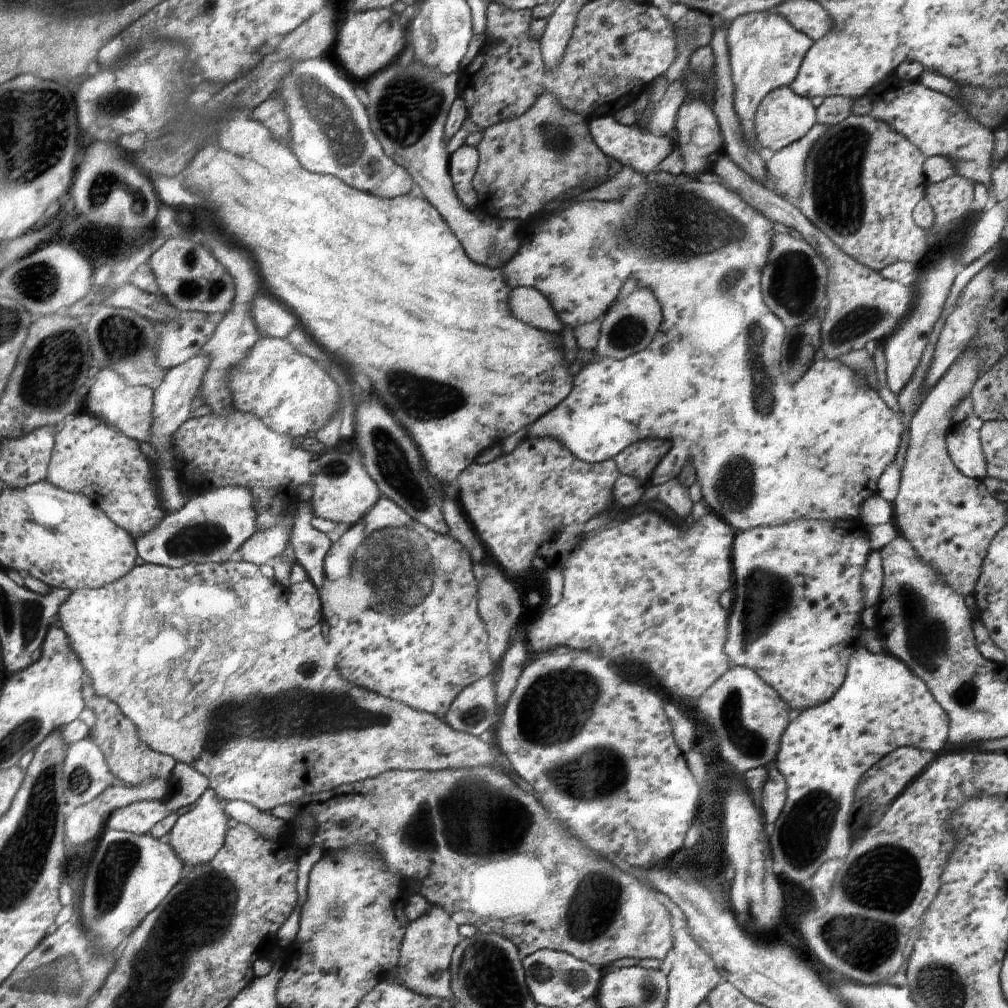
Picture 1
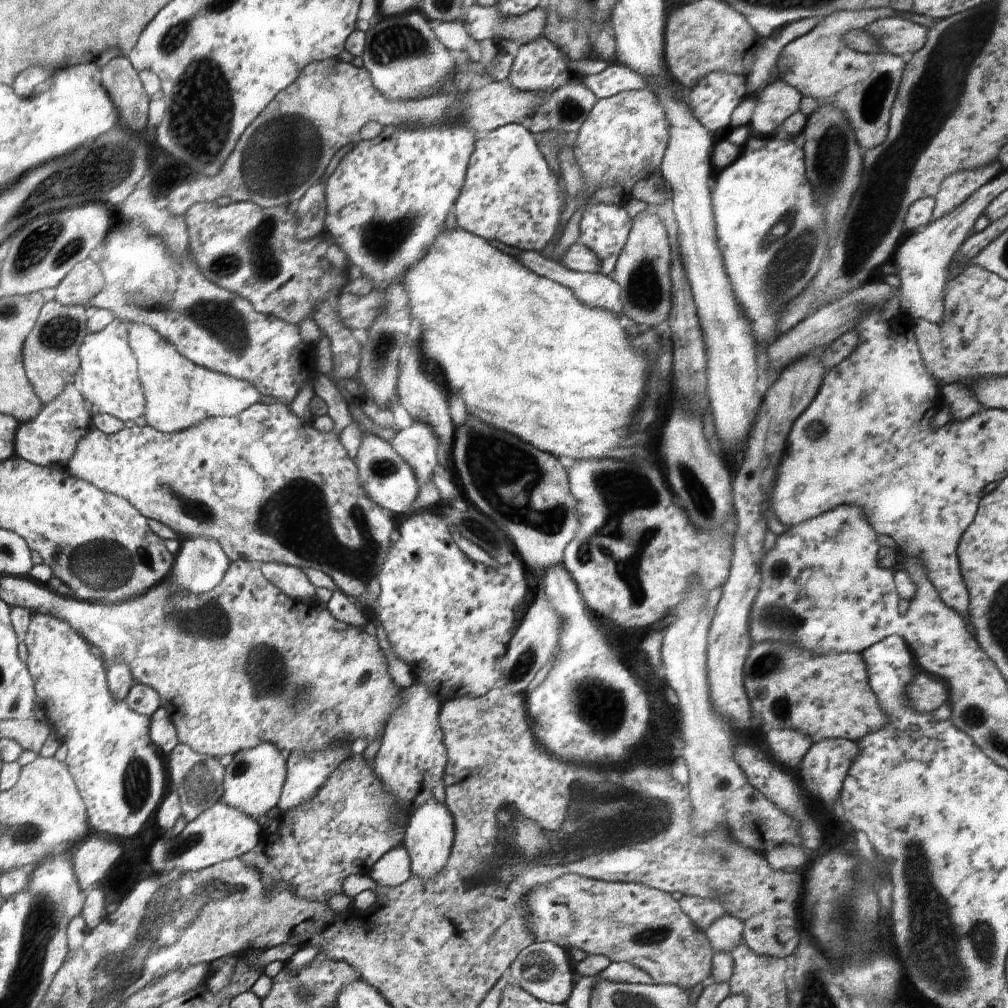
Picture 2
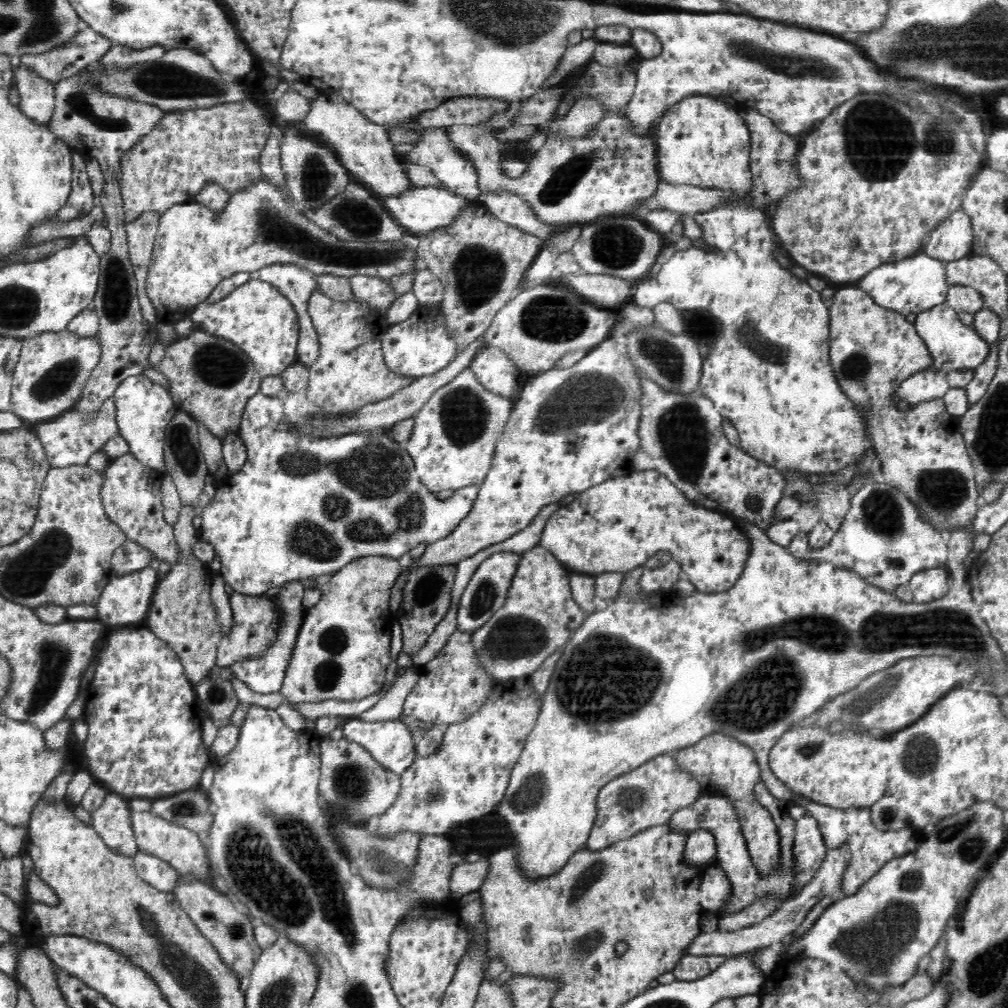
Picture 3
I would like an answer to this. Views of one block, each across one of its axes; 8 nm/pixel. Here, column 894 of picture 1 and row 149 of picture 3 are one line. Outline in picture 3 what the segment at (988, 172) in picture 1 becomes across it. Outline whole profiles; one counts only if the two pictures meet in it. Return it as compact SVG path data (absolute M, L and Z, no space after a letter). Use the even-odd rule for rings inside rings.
M78 74L55 84L55 111L48 125L73 151L86 159L95 159L105 175L115 176L120 182L120 160L160 122L165 113L151 103L102 93L94 79Z

